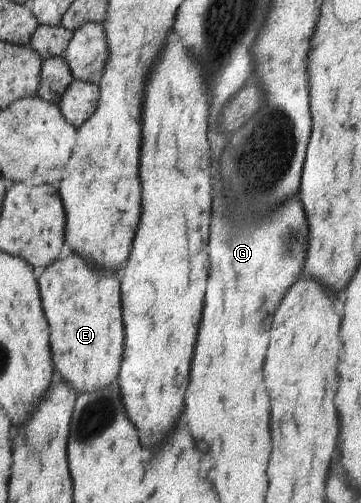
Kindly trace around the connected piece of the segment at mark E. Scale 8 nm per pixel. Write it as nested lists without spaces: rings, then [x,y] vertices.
[[[70,255],[64,261],[46,267],[40,277],[44,311],[52,327],[52,353],[56,369],[70,387],[80,393],[92,393],[118,379],[124,357],[124,321],[120,301],[120,281],[116,275],[100,273],[92,261]]]

